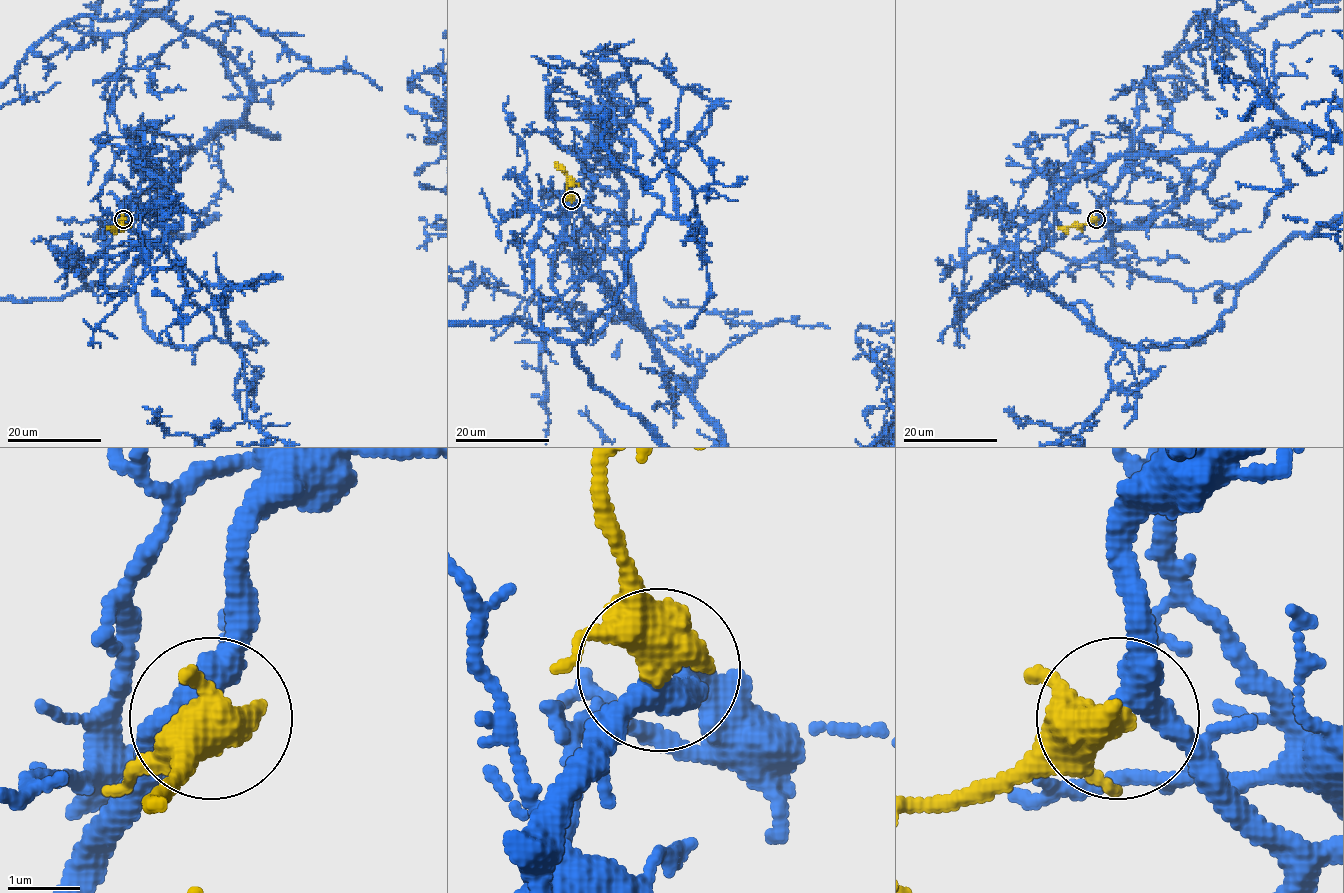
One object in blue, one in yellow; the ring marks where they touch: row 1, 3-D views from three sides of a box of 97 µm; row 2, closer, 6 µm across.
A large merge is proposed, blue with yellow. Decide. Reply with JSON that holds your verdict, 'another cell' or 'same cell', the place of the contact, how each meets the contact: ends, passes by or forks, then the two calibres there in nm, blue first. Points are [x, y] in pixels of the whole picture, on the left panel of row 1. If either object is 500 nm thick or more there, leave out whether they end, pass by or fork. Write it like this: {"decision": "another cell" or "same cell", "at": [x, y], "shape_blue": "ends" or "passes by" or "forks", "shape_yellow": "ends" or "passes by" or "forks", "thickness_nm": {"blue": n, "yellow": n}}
{"decision": "same cell", "at": [123, 219], "shape_blue": "passes by", "shape_yellow": "forks", "thickness_nm": {"blue": 360, "yellow": 400}}

